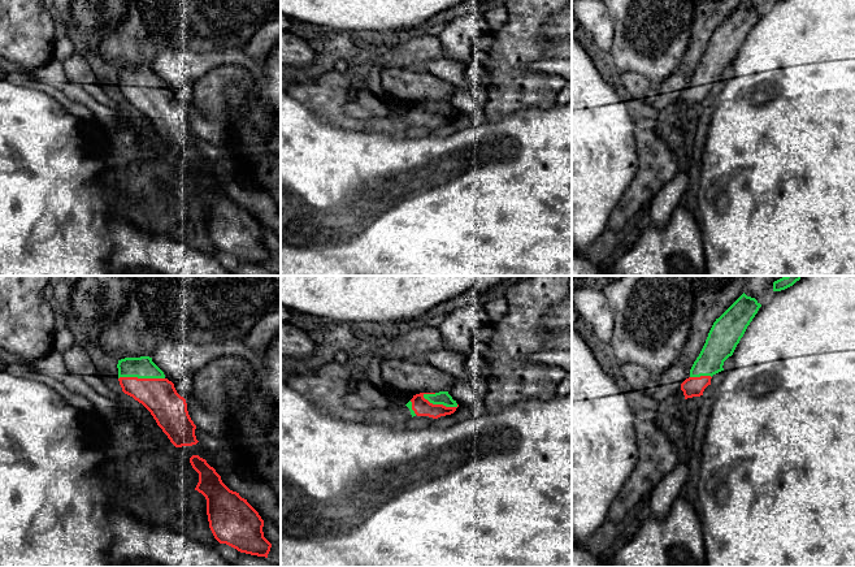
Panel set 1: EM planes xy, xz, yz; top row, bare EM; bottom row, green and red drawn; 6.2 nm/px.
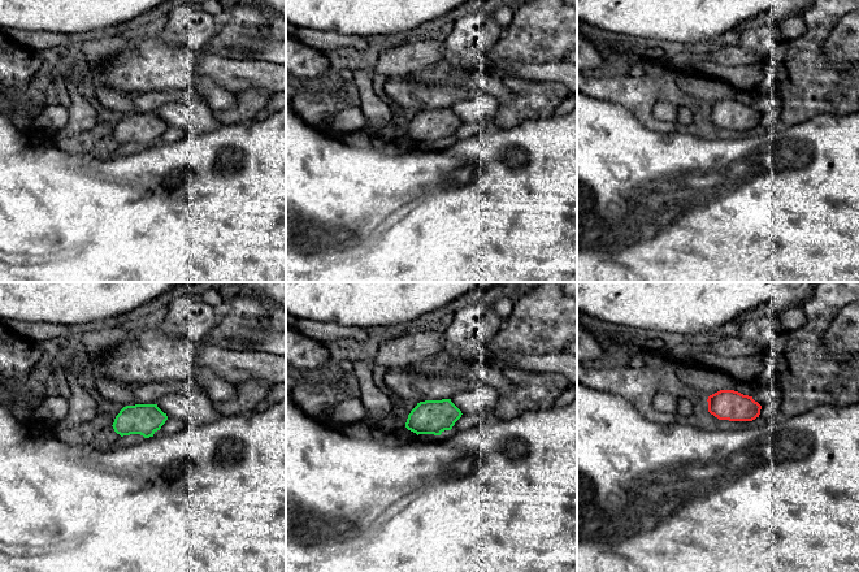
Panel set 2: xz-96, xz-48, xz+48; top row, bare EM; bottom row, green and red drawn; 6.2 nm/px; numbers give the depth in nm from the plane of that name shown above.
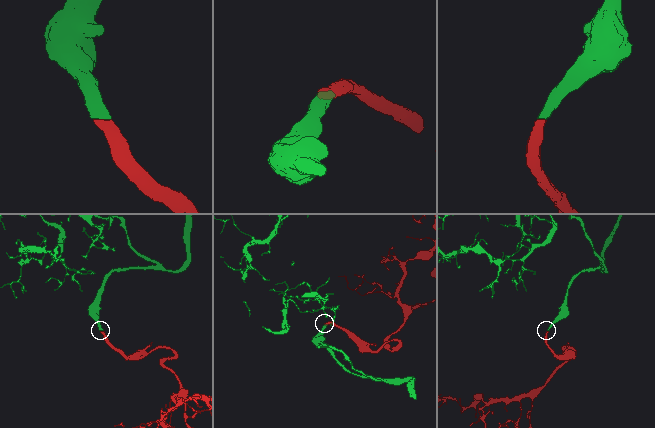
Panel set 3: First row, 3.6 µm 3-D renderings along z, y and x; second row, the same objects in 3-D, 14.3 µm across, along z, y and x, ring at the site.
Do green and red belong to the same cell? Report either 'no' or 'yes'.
yes

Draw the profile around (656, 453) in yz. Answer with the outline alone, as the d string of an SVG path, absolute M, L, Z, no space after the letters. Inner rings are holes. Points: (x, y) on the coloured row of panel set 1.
M637 407L634 429L638 456L634 469L615 497L608 524L621 520L642 498L652 493L657 482L678 463L677 449L657 423L659 412Z

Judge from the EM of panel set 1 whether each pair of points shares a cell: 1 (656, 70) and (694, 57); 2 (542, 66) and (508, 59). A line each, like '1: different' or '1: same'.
1: different
2: different

